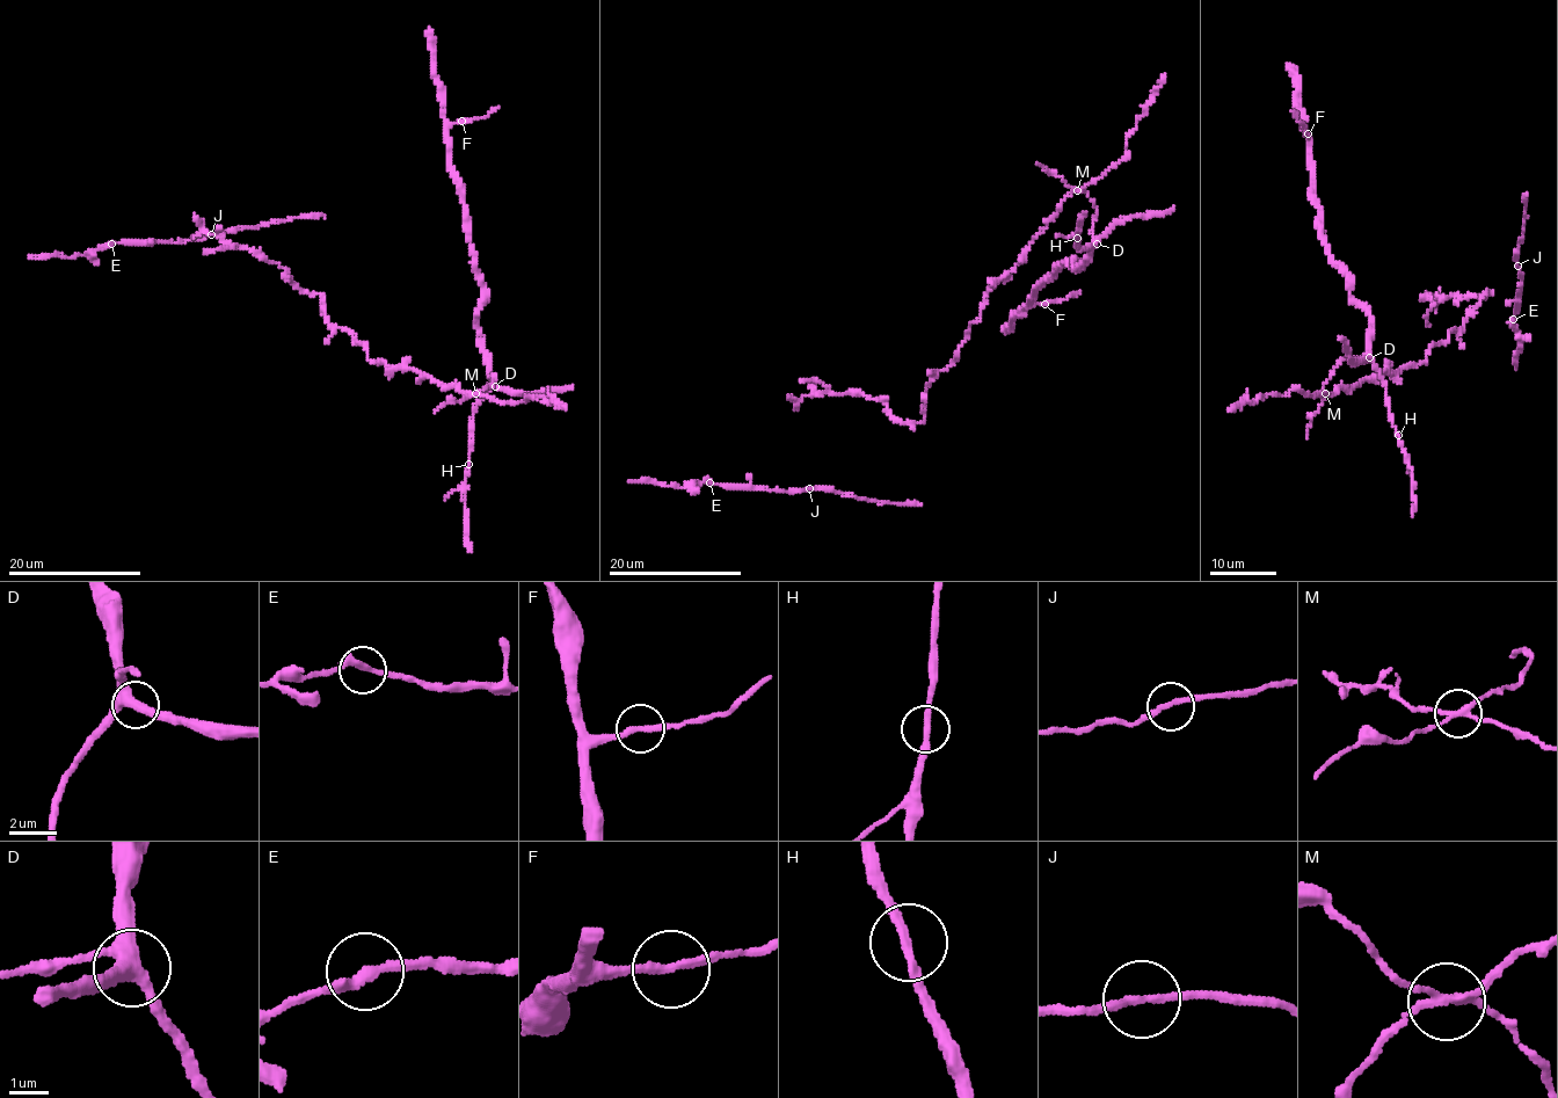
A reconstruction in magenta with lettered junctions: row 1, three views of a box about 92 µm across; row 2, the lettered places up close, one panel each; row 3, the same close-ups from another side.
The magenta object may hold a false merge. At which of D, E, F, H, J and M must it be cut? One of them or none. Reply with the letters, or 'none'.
M

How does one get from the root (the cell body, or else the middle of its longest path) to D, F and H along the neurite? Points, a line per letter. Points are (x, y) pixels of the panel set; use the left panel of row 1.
D: (381, 361), (395, 368), (410, 369), (467, 393), (478, 393), (492, 385), (493, 376), (490, 379), (495, 386)
F: (381, 361), (467, 393), (495, 380), (481, 347), (477, 324), (482, 283), (446, 131), (461, 121)
H: (381, 361), (467, 393), (492, 385), (495, 377), (472, 412), (468, 464)

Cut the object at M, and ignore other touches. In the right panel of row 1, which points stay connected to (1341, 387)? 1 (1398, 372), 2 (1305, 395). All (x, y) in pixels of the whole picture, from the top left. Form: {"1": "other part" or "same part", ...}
{"1": "same part", "2": "same part"}

